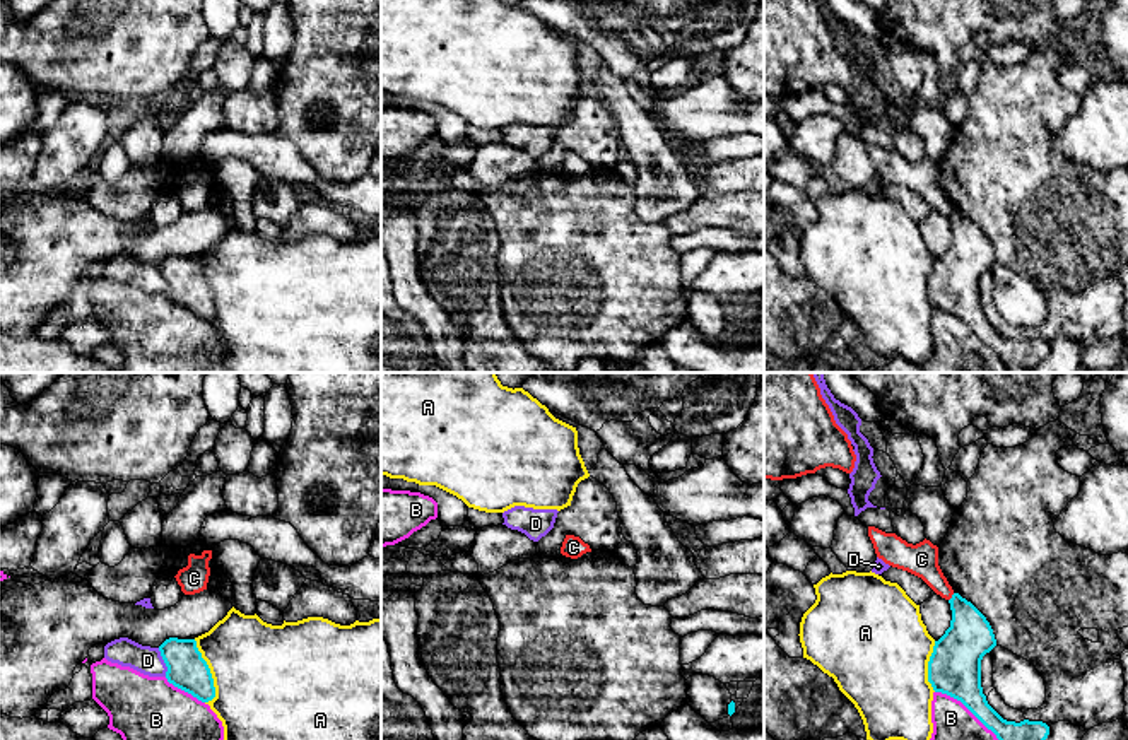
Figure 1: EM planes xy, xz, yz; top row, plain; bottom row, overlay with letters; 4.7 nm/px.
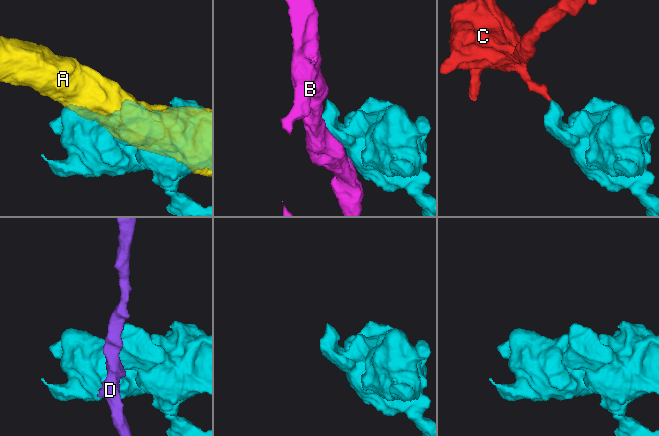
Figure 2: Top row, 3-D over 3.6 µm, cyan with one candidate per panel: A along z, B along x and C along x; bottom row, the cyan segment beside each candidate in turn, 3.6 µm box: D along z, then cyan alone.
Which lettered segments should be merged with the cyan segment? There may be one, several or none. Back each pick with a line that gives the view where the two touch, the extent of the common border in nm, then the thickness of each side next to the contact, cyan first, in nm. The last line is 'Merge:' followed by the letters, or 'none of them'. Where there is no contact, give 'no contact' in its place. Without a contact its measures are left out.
Merge: none of them

